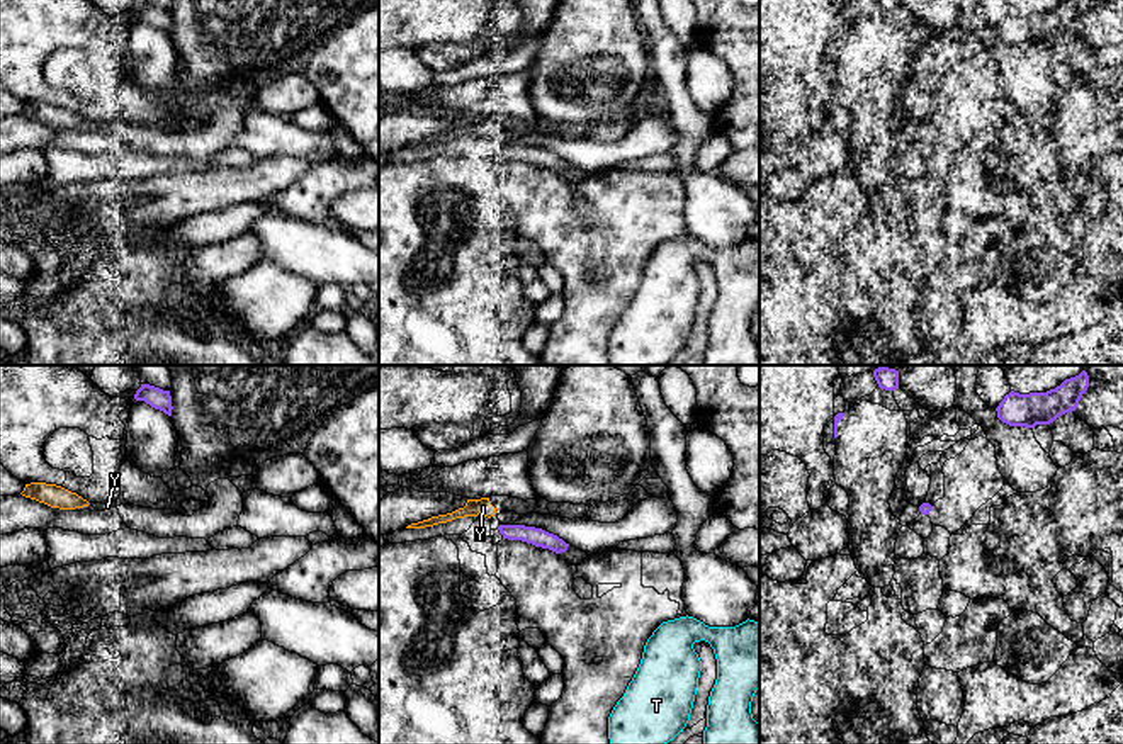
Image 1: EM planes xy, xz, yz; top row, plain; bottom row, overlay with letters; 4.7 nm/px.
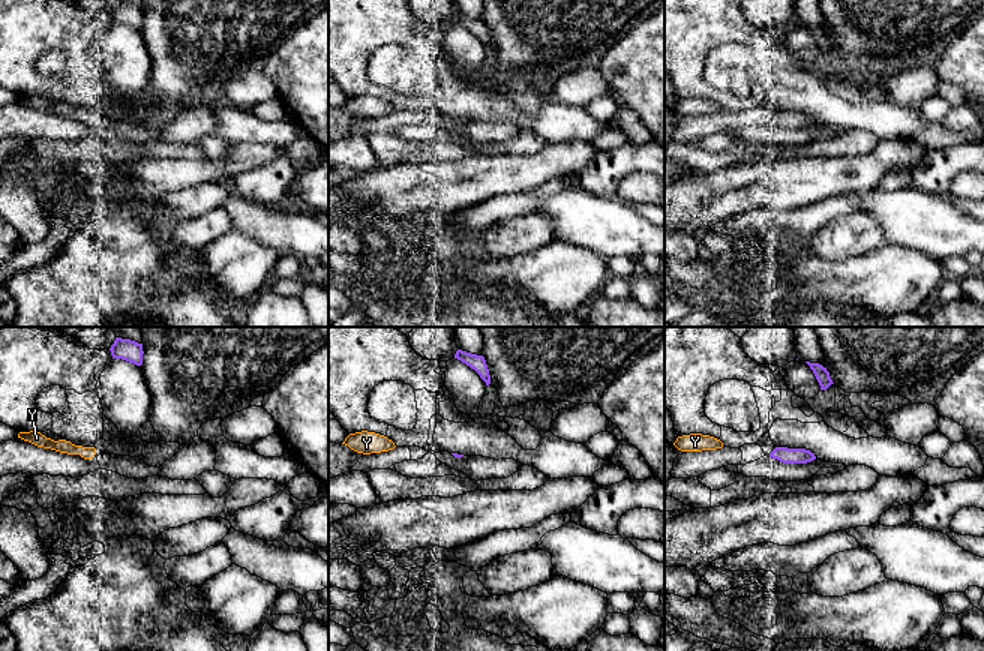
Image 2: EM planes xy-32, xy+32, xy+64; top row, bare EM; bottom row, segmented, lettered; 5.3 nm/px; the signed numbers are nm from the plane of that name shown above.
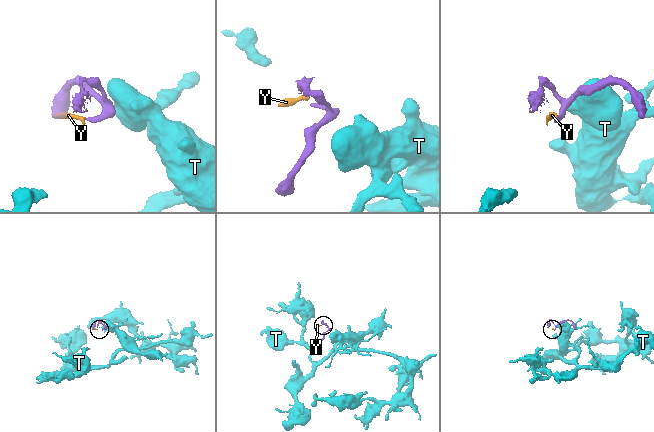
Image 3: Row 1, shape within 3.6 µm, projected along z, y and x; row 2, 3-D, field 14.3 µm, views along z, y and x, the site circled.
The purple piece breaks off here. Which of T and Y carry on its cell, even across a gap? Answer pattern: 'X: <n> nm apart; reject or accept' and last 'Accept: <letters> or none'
T: 550 nm apart; reject
Y: 60 nm apart; reject
Accept: none

